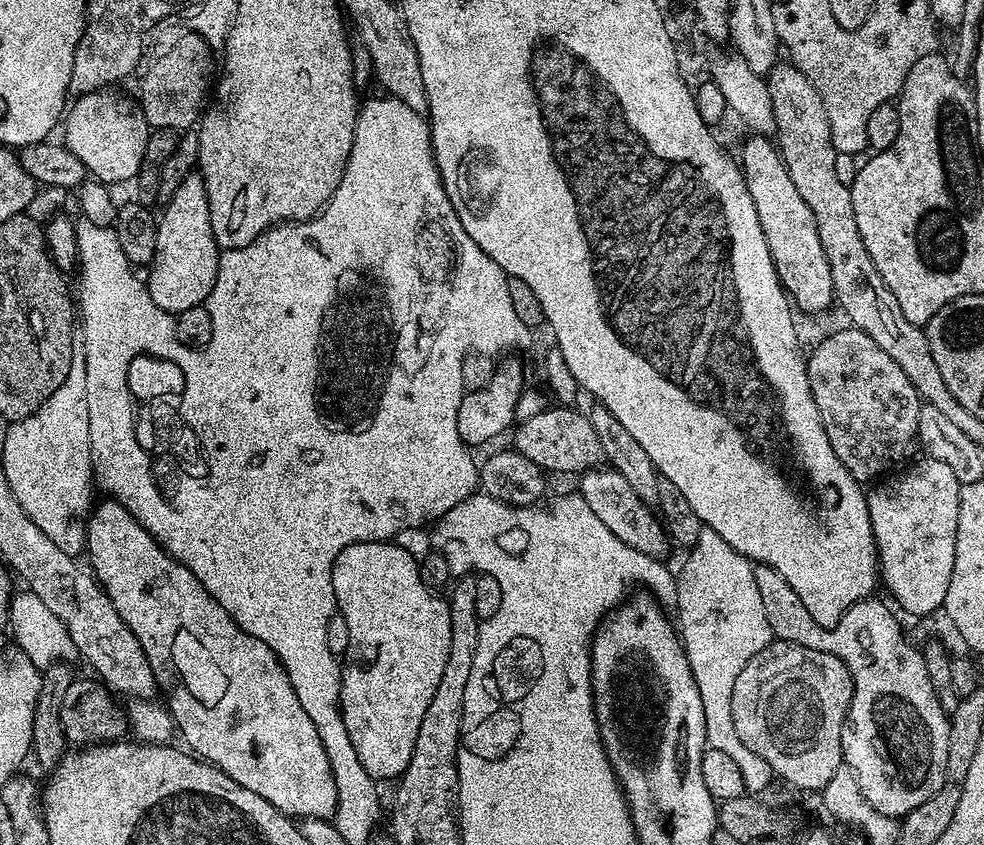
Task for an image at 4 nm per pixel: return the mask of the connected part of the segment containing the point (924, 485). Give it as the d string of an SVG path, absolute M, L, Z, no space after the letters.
M931 458L917 459L908 467L900 470L905 472L897 471L895 475L888 478L893 480L885 479L880 482L885 484L877 483L875 485L877 488L867 493L868 513L872 523L872 533L876 539L878 576L883 587L885 584L889 594L910 615L928 616L931 612L939 613L943 609L946 602L946 589L950 586L950 574L954 574L961 484L958 478L954 478L954 470L950 470L950 466Z

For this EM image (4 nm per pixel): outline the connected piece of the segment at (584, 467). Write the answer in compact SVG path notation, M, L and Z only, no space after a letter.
M548 406L543 412L521 419L515 425L515 451L522 453L545 473L576 472L583 474L599 465L605 459L602 442L594 430L589 417L576 413L575 407Z

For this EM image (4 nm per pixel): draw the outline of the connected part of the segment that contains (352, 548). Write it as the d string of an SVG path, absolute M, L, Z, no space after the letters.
M375 540L374 542L358 542L346 546L342 554L334 562L332 571L334 594L338 615L346 618L346 626L350 629L350 646L342 660L340 674L340 713L344 716L346 734L350 734L350 742L354 742L354 754L358 754L358 762L377 782L395 781L404 775L410 766L410 758L414 754L414 742L418 742L418 730L422 727L422 718L426 718L426 706L430 706L430 698L434 698L434 690L438 690L438 682L442 678L442 670L446 670L446 658L450 658L450 610L448 601L443 595L427 588L422 582L420 565L406 550L399 548L394 542Z

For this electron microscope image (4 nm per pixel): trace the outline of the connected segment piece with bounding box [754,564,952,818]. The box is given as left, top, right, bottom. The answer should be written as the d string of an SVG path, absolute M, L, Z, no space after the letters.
M756 564L754 582L758 582L758 594L762 594L762 607L766 610L766 622L770 622L773 637L810 650L822 650L834 654L852 675L852 704L848 708L848 723L842 734L844 764L858 778L858 786L878 810L878 814L902 818L910 810L922 806L926 798L938 794L946 774L946 750L950 746L949 713L942 710L934 686L930 686L930 674L926 674L924 653L904 637L896 616L877 598L859 600L845 610L844 616L832 628L823 628L810 618L810 610L802 606L802 598L790 590L786 578L770 566Z

